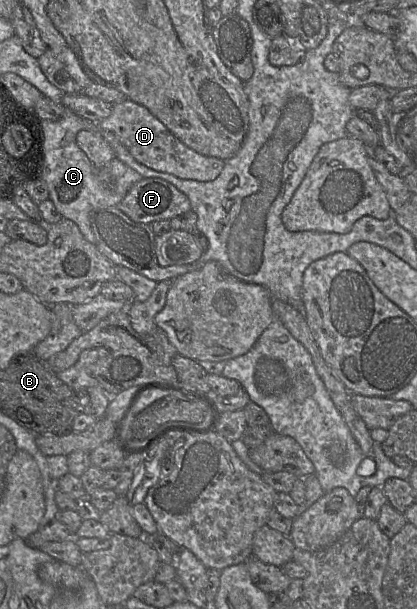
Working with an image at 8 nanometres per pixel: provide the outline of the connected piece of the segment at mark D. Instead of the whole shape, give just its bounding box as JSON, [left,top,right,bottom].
[99,98,225,181]

